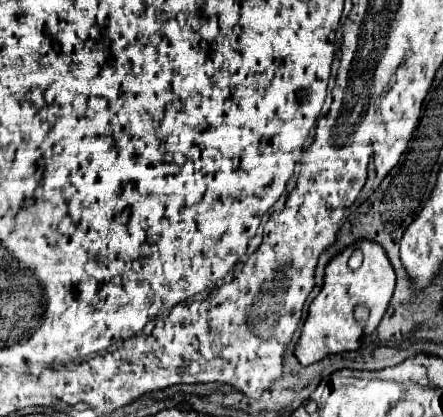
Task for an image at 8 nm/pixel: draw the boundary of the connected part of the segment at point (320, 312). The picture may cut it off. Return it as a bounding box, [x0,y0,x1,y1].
[295,239,395,365]

